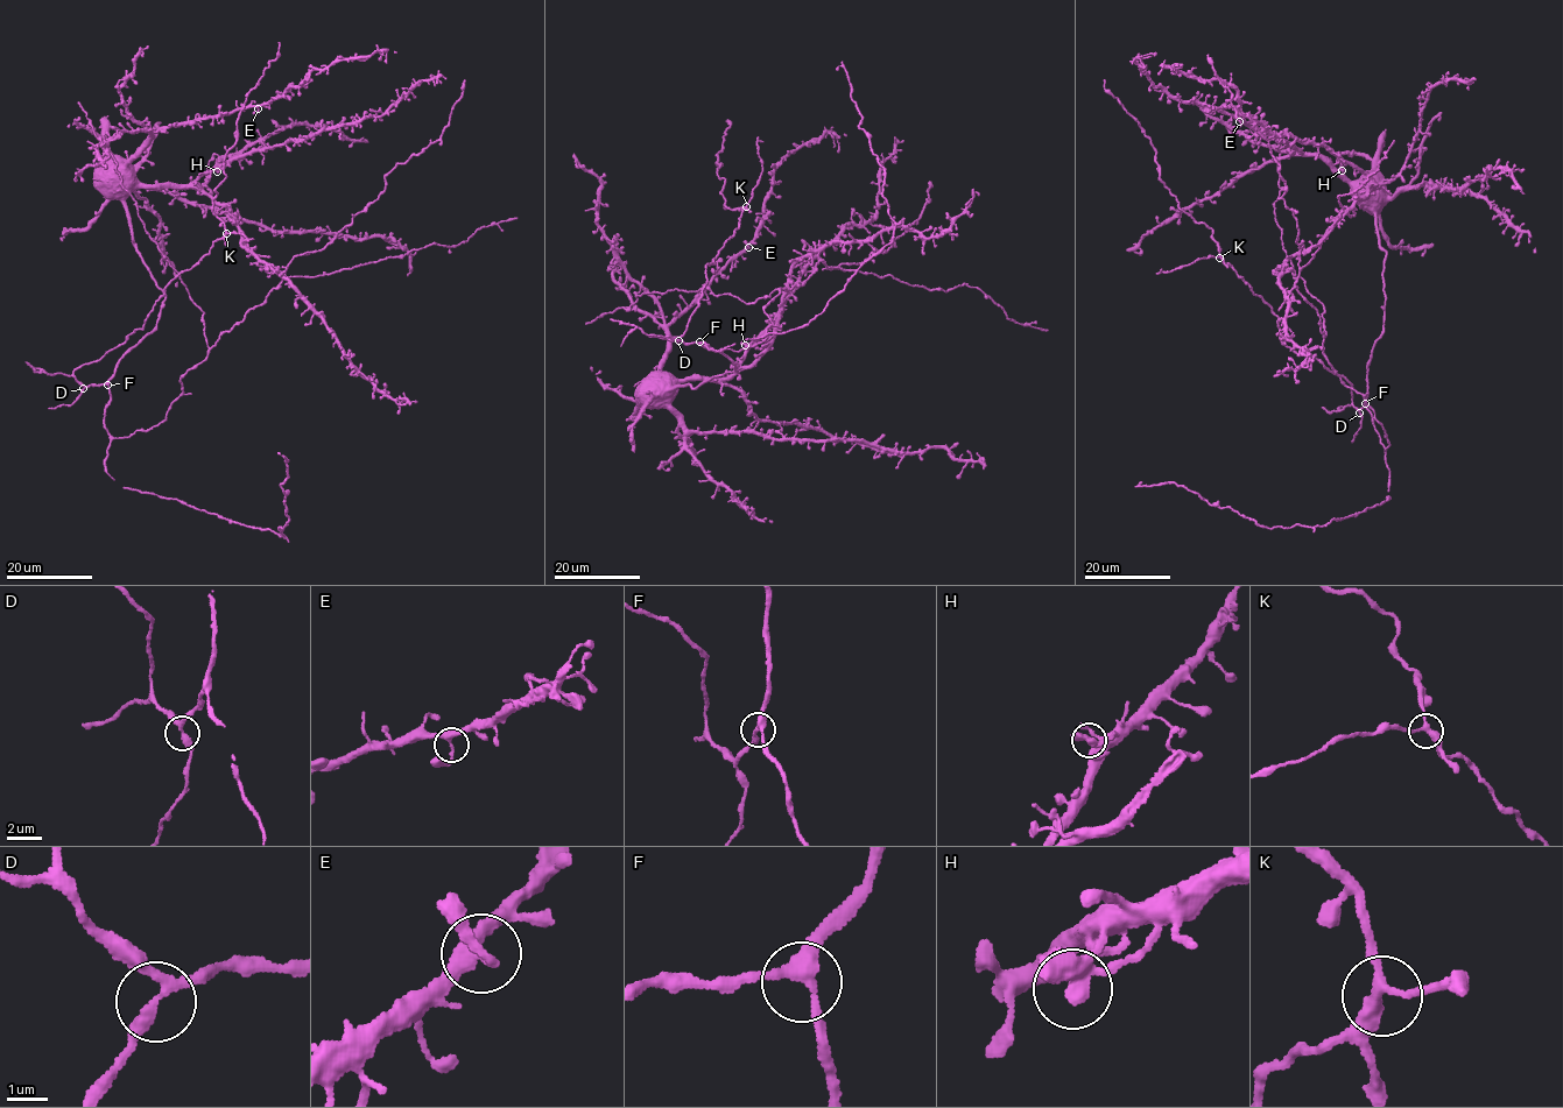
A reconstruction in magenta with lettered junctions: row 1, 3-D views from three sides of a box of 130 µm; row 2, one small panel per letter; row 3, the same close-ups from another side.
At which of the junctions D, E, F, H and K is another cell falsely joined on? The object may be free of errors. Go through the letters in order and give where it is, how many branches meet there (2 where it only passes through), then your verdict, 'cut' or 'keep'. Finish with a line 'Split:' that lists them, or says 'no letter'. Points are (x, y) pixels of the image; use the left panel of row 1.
D: (83, 388) | 3 | keep
E: (258, 108) | 3 | keep
F: (107, 385) | 3 | keep
H: (217, 171) | 3 | keep
K: (226, 233) | 3 | keep
Split: no letter

